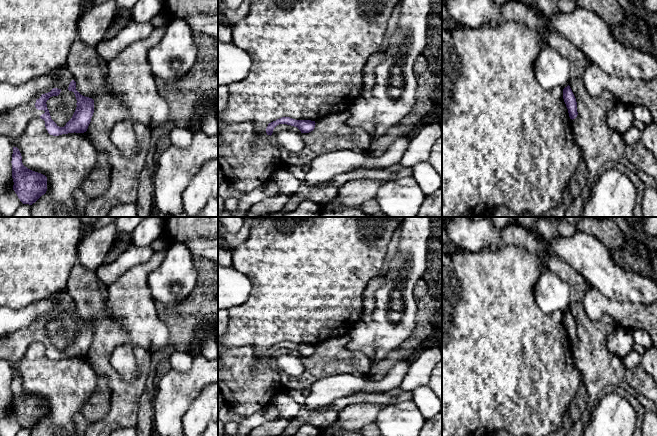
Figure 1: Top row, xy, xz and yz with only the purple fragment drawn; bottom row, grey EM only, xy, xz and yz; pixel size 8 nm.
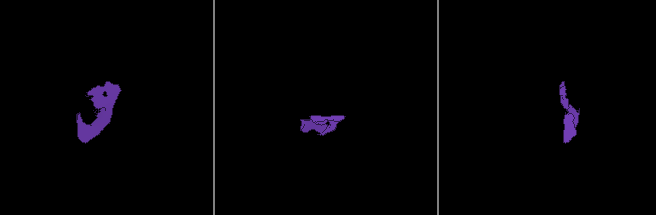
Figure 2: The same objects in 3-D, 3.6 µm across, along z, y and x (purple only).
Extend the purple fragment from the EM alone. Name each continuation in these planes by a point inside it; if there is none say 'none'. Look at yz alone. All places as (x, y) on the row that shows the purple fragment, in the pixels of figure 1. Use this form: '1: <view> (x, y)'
none

